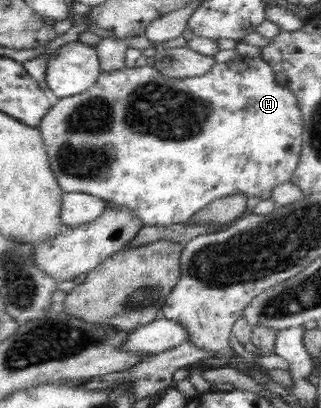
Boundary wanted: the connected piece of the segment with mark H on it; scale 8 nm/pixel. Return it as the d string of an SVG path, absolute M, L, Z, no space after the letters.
M249 56L240 57L227 64L215 63L211 71L201 76L188 76L187 79L171 79L161 75L153 66L133 67L123 71L102 72L95 85L79 95L60 99L43 116L37 129L40 131L44 147L55 175L64 194L83 193L103 199L109 205L126 208L143 226L185 225L190 217L213 201L241 194L247 199L259 198L263 191L275 190L279 185L293 178L300 161L303 145L303 120L296 97L274 74L273 68L262 59Z

